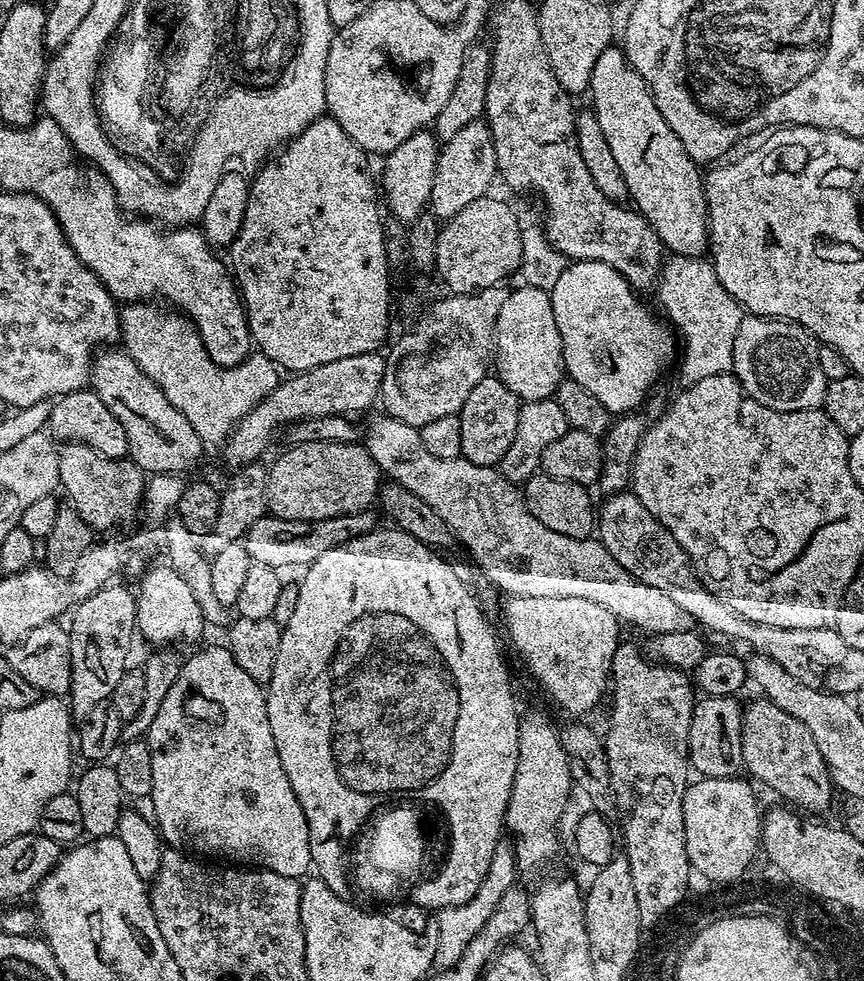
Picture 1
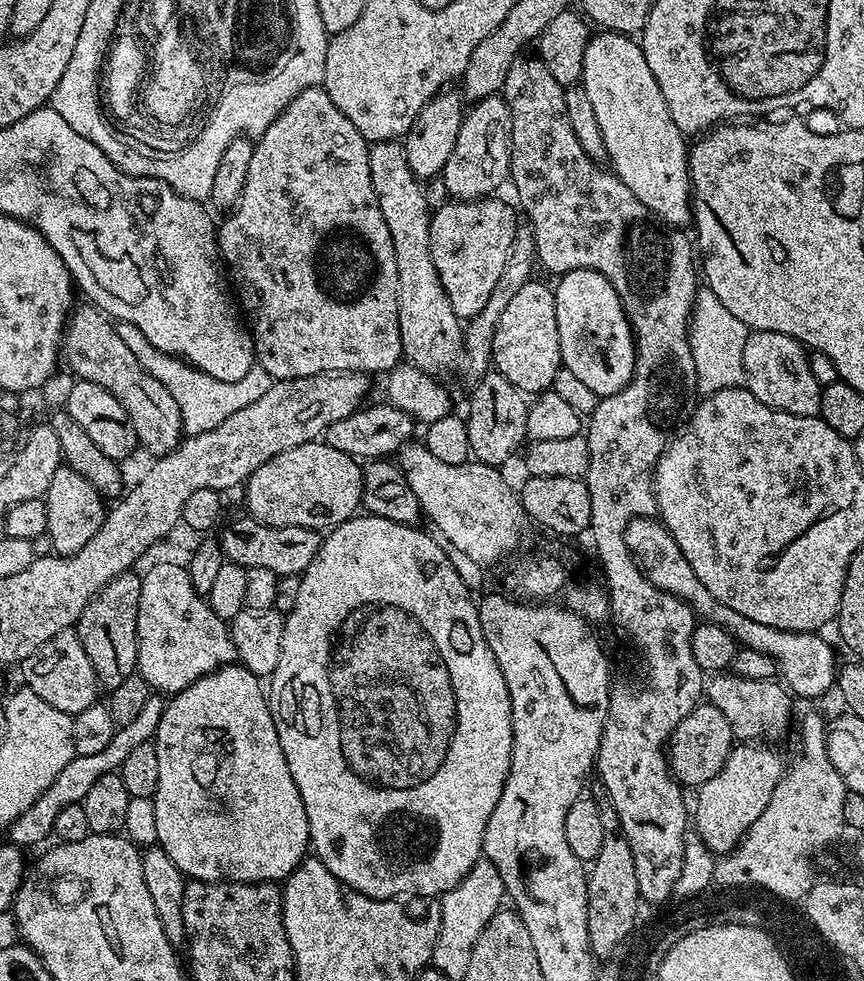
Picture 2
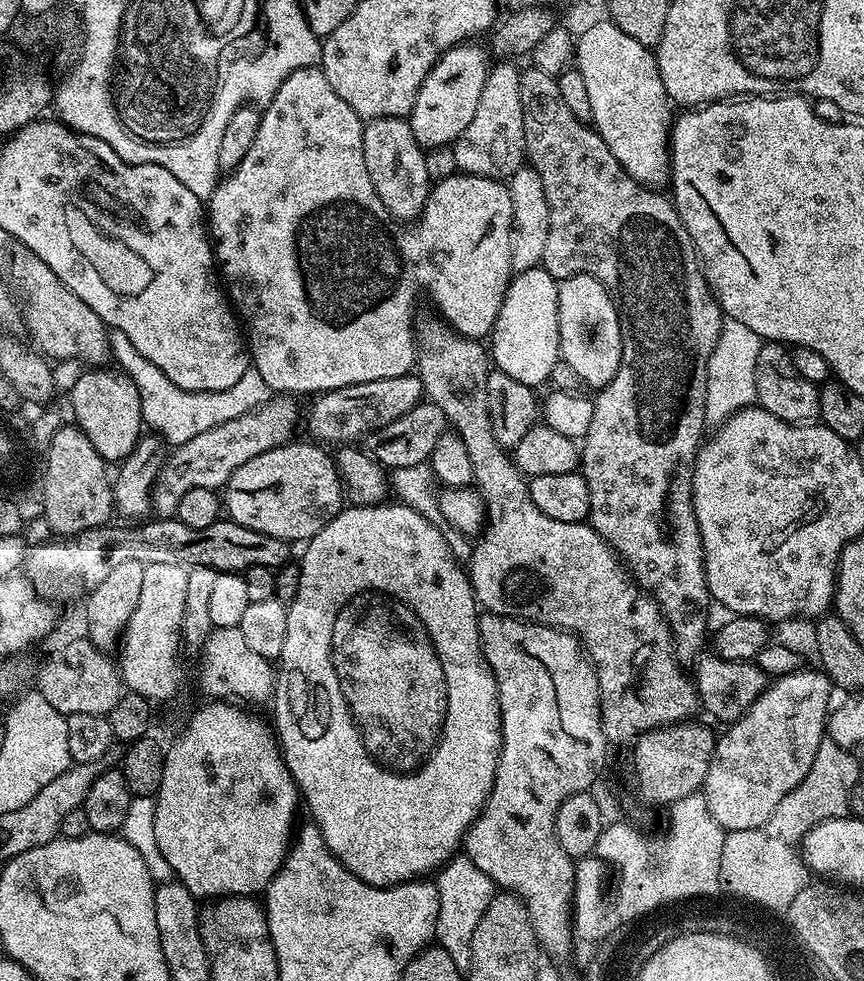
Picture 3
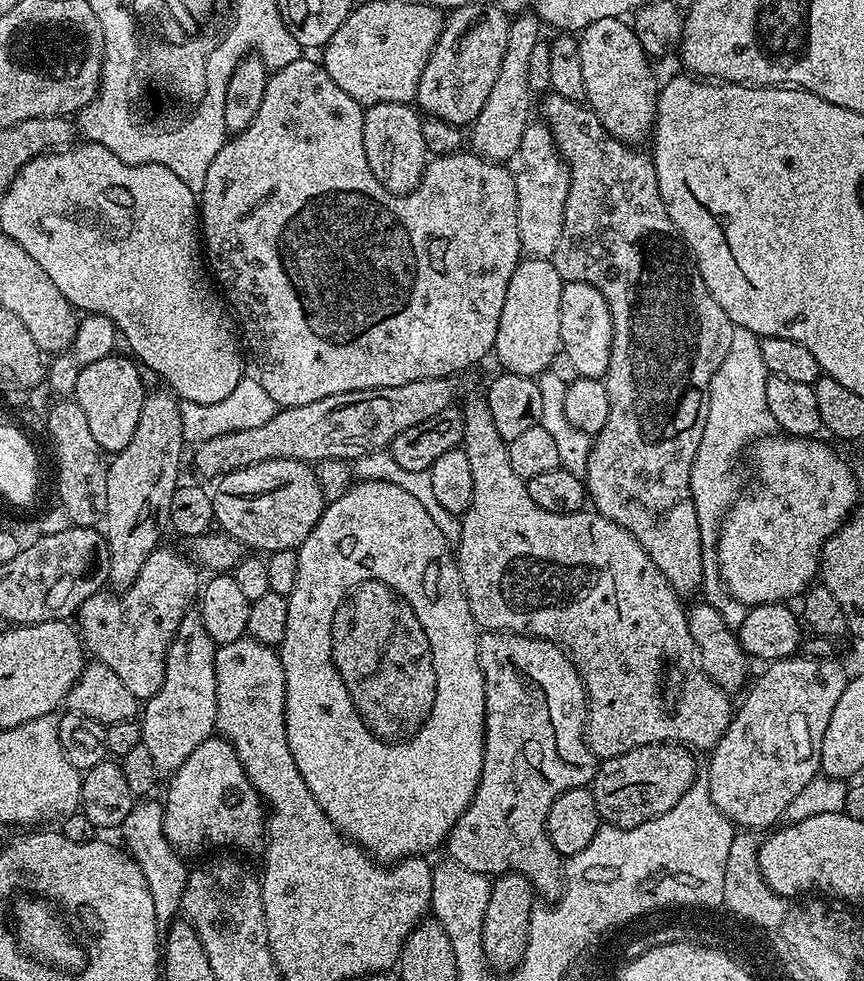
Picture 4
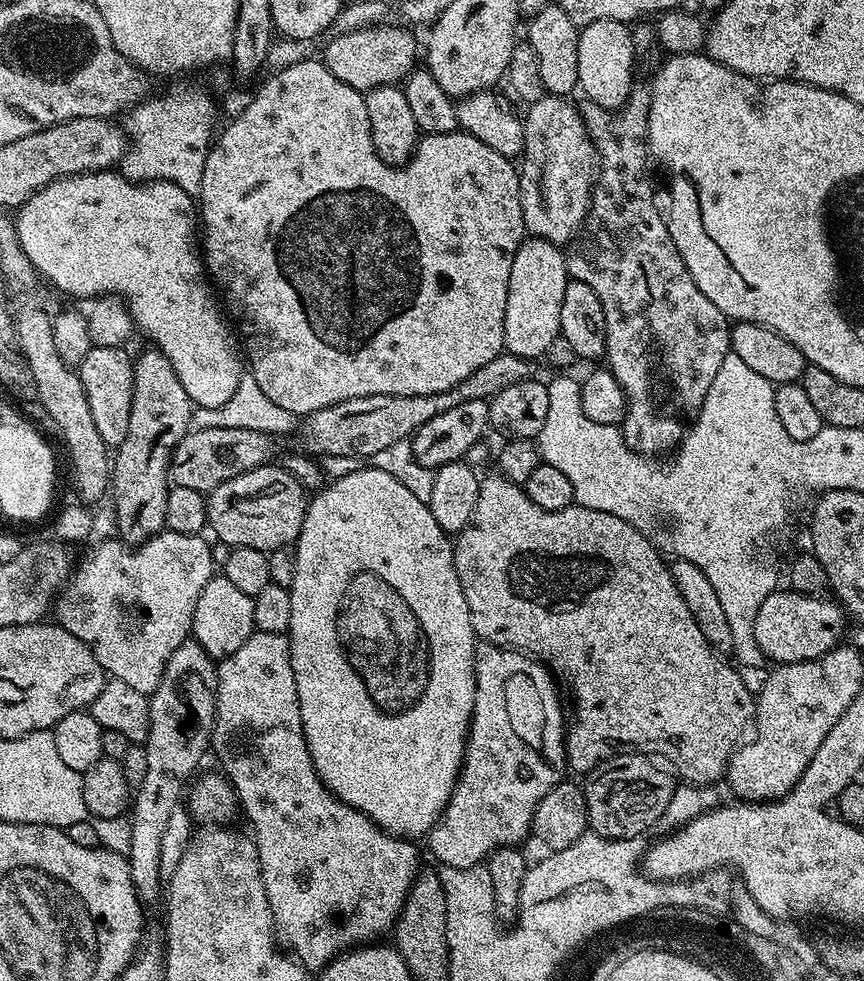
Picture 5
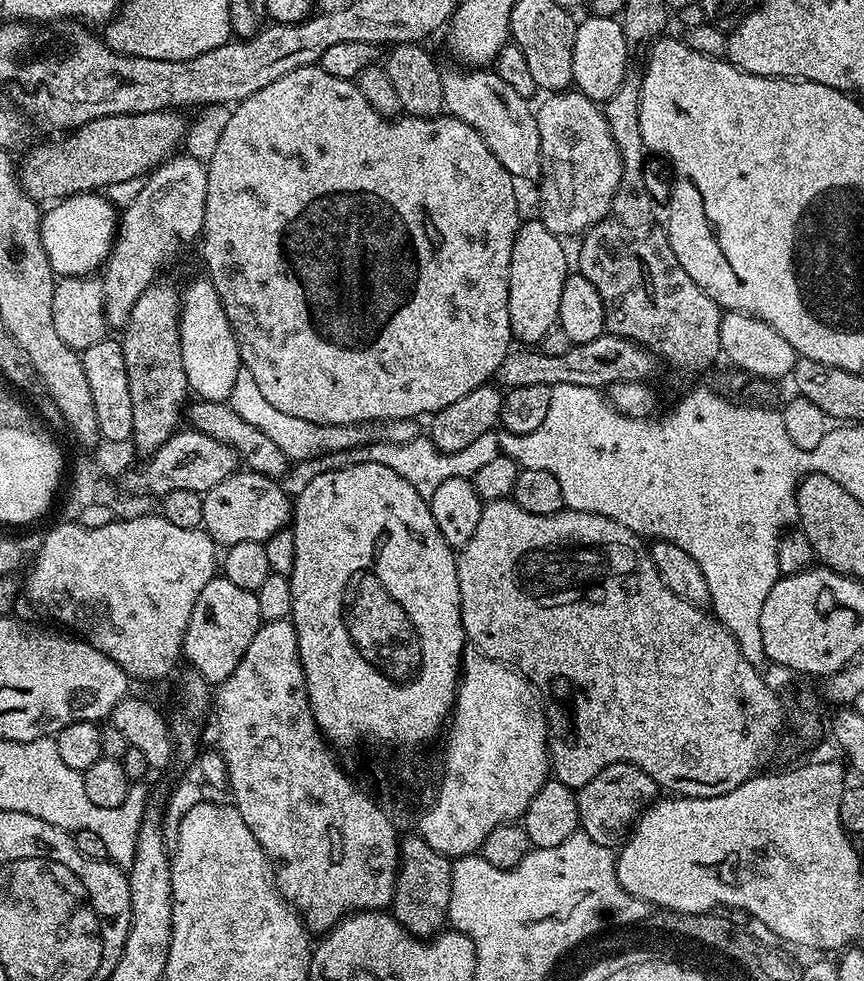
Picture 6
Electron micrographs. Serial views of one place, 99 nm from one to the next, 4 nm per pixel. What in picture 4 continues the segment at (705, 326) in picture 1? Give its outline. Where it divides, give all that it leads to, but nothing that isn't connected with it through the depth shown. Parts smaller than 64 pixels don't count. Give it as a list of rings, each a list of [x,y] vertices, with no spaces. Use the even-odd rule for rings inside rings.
[[[734,327],[734,338],[730,342],[730,354],[718,366],[714,378],[710,382],[710,402],[708,403],[708,413],[706,414],[706,430],[702,430],[702,442],[698,446],[698,454],[694,458],[694,466],[690,474],[690,490],[694,498],[694,506],[698,514],[698,526],[700,527],[700,541],[704,547],[704,582],[702,585],[702,596],[707,604],[714,606],[718,614],[722,614],[722,622],[730,626],[733,630],[738,630],[746,618],[748,608],[745,605],[733,600],[724,581],[720,579],[720,573],[716,567],[716,539],[720,533],[720,522],[724,519],[725,512],[732,505],[733,500],[738,495],[736,488],[736,476],[732,471],[736,468],[736,455],[740,451],[747,449],[764,436],[773,435],[776,423],[768,409],[766,402],[766,386],[770,379],[770,373],[766,362],[762,362],[762,352],[760,350],[761,337],[756,336],[750,330]]]

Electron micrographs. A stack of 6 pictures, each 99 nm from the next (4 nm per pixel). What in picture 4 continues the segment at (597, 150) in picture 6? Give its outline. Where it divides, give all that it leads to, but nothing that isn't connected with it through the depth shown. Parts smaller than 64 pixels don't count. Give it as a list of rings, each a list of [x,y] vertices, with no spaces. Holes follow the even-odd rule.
[[[530,122],[522,134],[520,148],[515,159],[520,160],[520,169],[515,169],[516,178],[516,209],[518,210],[518,238],[520,250],[525,257],[546,260],[551,258],[558,246],[558,238],[562,238],[562,222],[566,210],[566,194],[570,190],[570,174],[568,162],[560,155],[552,137],[551,127],[547,123]]]

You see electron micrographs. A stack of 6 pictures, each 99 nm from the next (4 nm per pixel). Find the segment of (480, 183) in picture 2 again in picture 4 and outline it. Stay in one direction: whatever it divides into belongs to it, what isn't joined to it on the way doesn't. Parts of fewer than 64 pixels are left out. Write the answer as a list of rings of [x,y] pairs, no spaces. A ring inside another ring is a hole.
[[[525,12],[517,15],[509,23],[508,37],[506,38],[506,54],[502,54],[502,66],[498,69],[498,78],[490,89],[490,98],[486,98],[486,106],[478,114],[478,118],[472,121],[471,151],[477,156],[497,162],[511,161],[516,155],[522,142],[522,134],[530,123],[528,116],[532,112],[532,99],[534,93],[530,86],[530,50],[541,43],[540,28],[542,21],[535,12]]]

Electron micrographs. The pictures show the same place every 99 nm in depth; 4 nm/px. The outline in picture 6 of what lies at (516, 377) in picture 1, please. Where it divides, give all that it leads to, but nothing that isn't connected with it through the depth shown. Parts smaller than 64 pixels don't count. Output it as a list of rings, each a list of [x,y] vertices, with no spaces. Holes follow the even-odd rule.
[[[539,218],[525,219],[516,231],[514,250],[510,254],[510,282],[508,283],[508,309],[512,335],[521,345],[536,346],[550,329],[557,327],[560,315],[558,302],[562,302],[562,286],[570,274],[570,256],[564,253],[561,237],[555,236]]]

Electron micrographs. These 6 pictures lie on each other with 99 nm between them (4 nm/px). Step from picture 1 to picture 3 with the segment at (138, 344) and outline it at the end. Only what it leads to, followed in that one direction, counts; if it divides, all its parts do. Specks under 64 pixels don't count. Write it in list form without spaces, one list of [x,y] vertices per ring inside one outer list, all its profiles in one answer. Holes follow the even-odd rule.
[[[115,330],[109,331],[108,346],[111,359],[116,359],[121,364],[119,367],[123,375],[129,376],[134,386],[138,386],[145,425],[159,433],[172,446],[190,442],[190,438],[198,438],[198,434],[206,434],[206,430],[222,426],[227,420],[234,420],[247,412],[261,408],[272,397],[262,374],[251,366],[246,374],[242,374],[242,378],[238,378],[238,382],[234,382],[232,388],[218,392],[187,392],[174,382],[170,382],[170,378],[154,365],[154,362],[142,358],[142,354],[134,350],[134,342],[130,342],[126,334]]]

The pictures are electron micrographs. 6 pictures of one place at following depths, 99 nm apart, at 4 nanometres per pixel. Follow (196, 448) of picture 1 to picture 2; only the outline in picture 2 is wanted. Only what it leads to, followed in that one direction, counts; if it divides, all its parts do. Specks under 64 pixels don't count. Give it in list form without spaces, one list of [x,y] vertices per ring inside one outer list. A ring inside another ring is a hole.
[[[77,307],[69,315],[62,341],[62,356],[66,364],[68,360],[67,367],[73,376],[86,382],[94,382],[102,386],[102,390],[110,390],[110,394],[114,394],[114,398],[122,402],[122,410],[130,414],[136,443],[149,452],[149,457],[159,458],[167,452],[173,452],[182,439],[178,403],[174,402],[166,386],[138,364],[130,346],[126,346],[122,338],[118,338],[116,324],[99,308],[87,307]]]

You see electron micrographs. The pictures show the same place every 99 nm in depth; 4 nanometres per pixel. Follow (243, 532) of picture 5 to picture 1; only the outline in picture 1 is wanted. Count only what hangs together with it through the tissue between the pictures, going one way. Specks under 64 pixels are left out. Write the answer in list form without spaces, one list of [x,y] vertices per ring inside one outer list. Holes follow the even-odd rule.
[[[319,440],[285,449],[268,468],[268,512],[271,515],[291,520],[321,520],[373,507],[382,473],[363,443]]]

